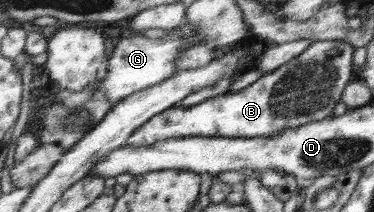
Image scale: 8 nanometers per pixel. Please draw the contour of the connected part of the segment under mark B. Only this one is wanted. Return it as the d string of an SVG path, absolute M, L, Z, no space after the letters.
M343 40L313 41L295 59L279 66L270 74L265 74L248 87L233 93L227 92L219 97L211 98L190 107L173 106L167 111L153 116L147 123L139 127L128 138L126 146L139 148L151 146L161 140L179 139L180 137L227 137L227 138L253 138L261 136L277 136L281 132L297 127L304 127L309 123L325 120L333 114L333 108L341 100L341 94L347 90L353 74L353 52L355 47Z

